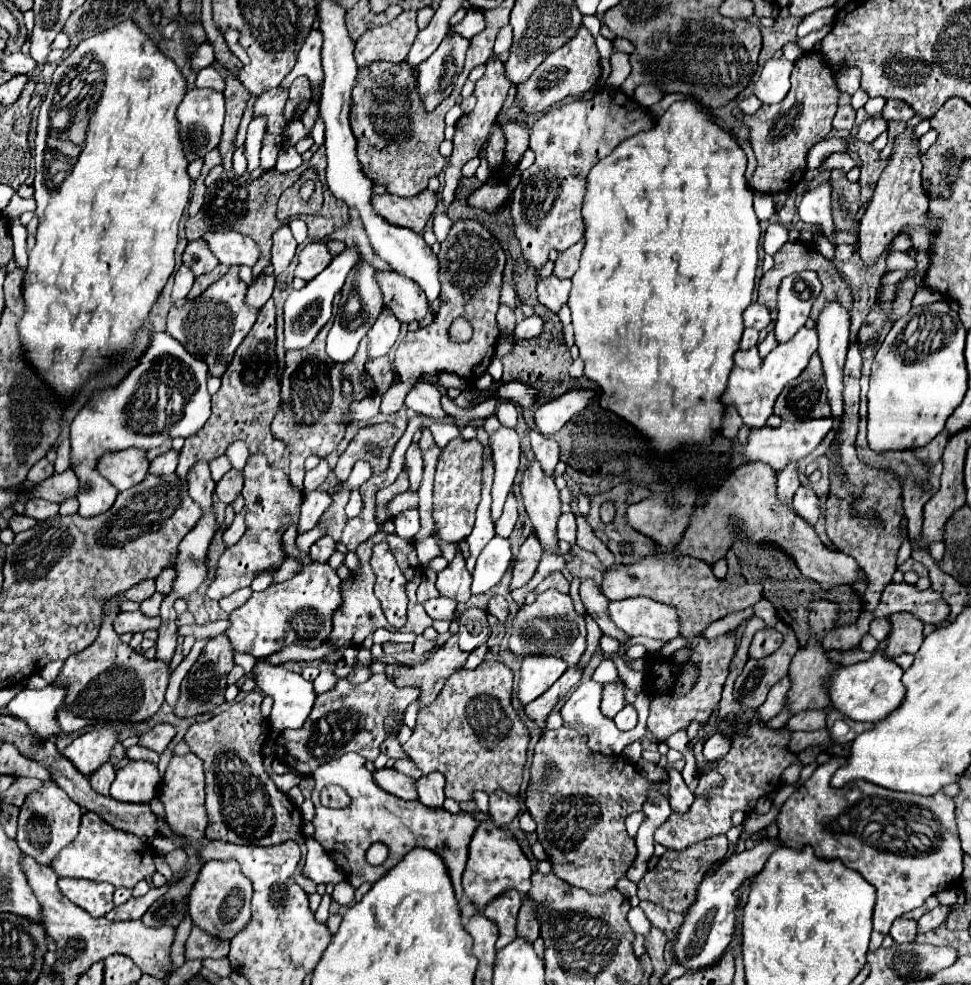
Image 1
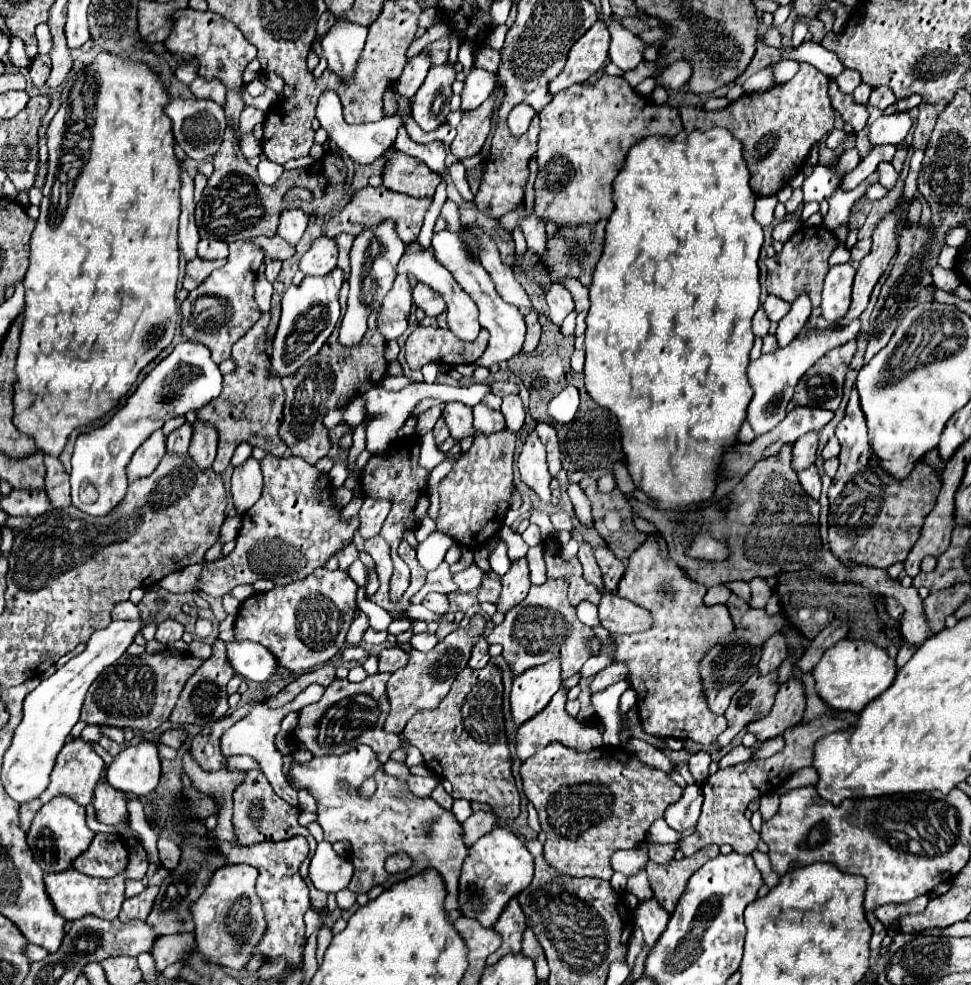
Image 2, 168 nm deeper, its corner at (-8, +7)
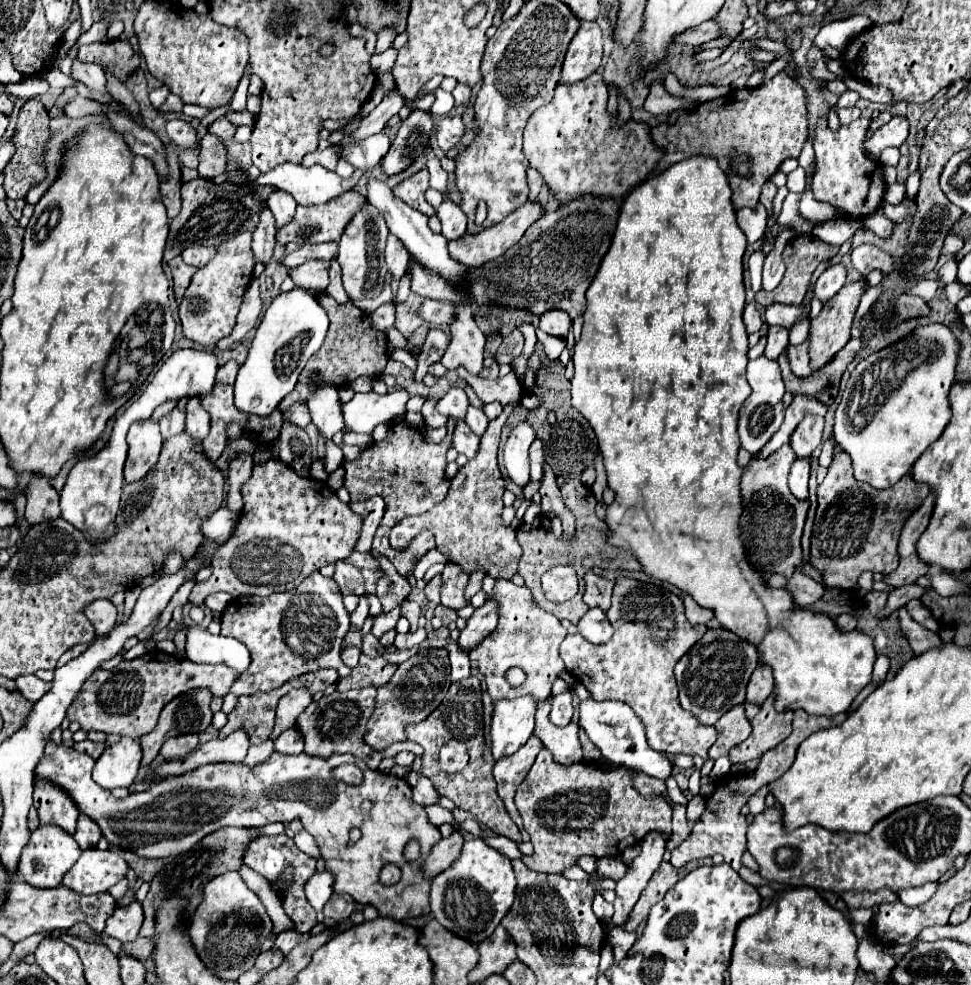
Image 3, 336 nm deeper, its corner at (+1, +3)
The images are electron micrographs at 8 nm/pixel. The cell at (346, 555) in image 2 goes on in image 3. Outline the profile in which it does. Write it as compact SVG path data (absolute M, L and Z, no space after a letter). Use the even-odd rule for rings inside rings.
M339 561L335 565L335 575L333 579L337 581L341 595L363 595L363 577L361 571L345 561Z

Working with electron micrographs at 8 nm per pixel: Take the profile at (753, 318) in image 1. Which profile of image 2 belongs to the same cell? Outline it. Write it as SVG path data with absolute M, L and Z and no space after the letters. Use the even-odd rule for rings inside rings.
M768 295L766 301L762 303L762 309L766 311L766 315L768 315L770 321L780 321L790 311L790 303L786 303L786 301L778 299L778 297Z

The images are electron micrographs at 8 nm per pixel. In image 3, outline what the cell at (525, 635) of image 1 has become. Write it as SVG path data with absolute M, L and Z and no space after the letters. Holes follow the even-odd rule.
M497 579L491 593L487 593L487 599L493 599L497 603L499 623L497 629L483 639L481 647L473 649L469 653L471 661L477 661L477 669L483 673L487 691L495 701L501 699L515 699L521 695L531 695L535 701L543 701L551 695L551 685L557 679L559 671L563 671L563 661L559 657L559 645L567 631L561 627L561 621L543 611L539 605L535 605L531 599L531 591L527 587L519 587L511 581ZM509 667L521 667L527 673L527 681L513 689L509 687L505 679L505 671Z

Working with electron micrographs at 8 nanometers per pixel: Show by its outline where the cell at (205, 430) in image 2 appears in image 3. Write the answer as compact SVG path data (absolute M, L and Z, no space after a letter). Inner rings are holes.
M189 397L187 401L187 433L195 439L205 439L209 433L209 413L201 407L201 397Z

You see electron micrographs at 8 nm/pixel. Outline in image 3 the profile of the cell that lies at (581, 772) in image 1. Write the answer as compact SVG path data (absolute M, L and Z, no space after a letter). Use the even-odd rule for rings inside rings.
M543 749L537 755L537 761L533 763L527 779L519 785L515 795L515 805L523 817L523 827L531 835L531 843L535 847L535 853L523 857L523 863L533 871L561 873L563 869L571 867L575 859L581 855L594 855L597 858L621 855L625 847L639 843L651 831L663 831L665 839L669 839L671 807L659 797L655 799L641 797L633 789L631 781L633 781L633 773L625 767L615 771L605 771L601 765L593 765L593 763L575 763L565 767L555 763L549 751Z

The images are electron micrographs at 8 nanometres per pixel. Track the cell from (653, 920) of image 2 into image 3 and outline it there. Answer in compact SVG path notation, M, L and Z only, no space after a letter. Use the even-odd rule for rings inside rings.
M651 833L641 841L641 853L633 859L633 863L627 867L625 877L619 879L617 887L615 887L615 895L617 895L617 899L613 903L613 907L615 907L613 923L615 925L623 925L627 921L641 891L645 889L647 881L651 879L651 875L663 861L663 853L665 853L663 835Z

